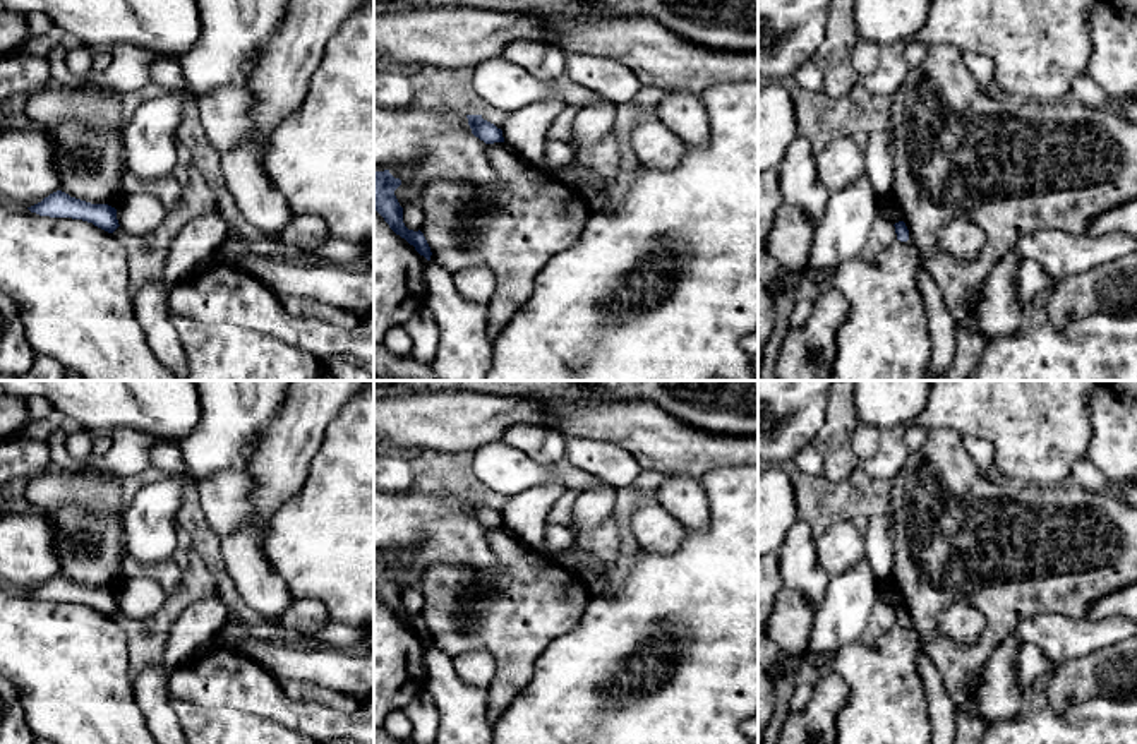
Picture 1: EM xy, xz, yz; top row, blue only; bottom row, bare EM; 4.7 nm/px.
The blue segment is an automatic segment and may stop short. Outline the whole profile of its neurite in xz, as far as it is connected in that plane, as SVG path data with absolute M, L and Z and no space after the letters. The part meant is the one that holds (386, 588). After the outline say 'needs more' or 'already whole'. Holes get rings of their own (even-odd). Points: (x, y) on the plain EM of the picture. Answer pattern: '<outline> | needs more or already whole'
M389 554L374 555L374 593L384 602L389 612L405 622L415 634L430 645L430 631L424 617L408 614L403 607L403 591L400 590L394 574L401 569L400 562L394 562Z | already whole

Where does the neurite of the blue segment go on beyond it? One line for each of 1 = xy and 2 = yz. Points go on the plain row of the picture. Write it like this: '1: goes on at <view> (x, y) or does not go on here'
1: does not go on here
2: does not go on here

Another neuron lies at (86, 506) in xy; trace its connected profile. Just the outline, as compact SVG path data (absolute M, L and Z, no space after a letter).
M79 461L74 471L51 468L29 480L26 497L57 526L60 574L117 591L127 555L122 480Z

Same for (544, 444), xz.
M518 423L508 429L501 439L544 466L566 459L564 434L554 427Z

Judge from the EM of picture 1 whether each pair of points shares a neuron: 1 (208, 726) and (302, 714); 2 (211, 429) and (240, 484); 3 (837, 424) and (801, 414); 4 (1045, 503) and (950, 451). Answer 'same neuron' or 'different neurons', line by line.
1: different neurons
2: different neurons
3: different neurons
4: same neuron

